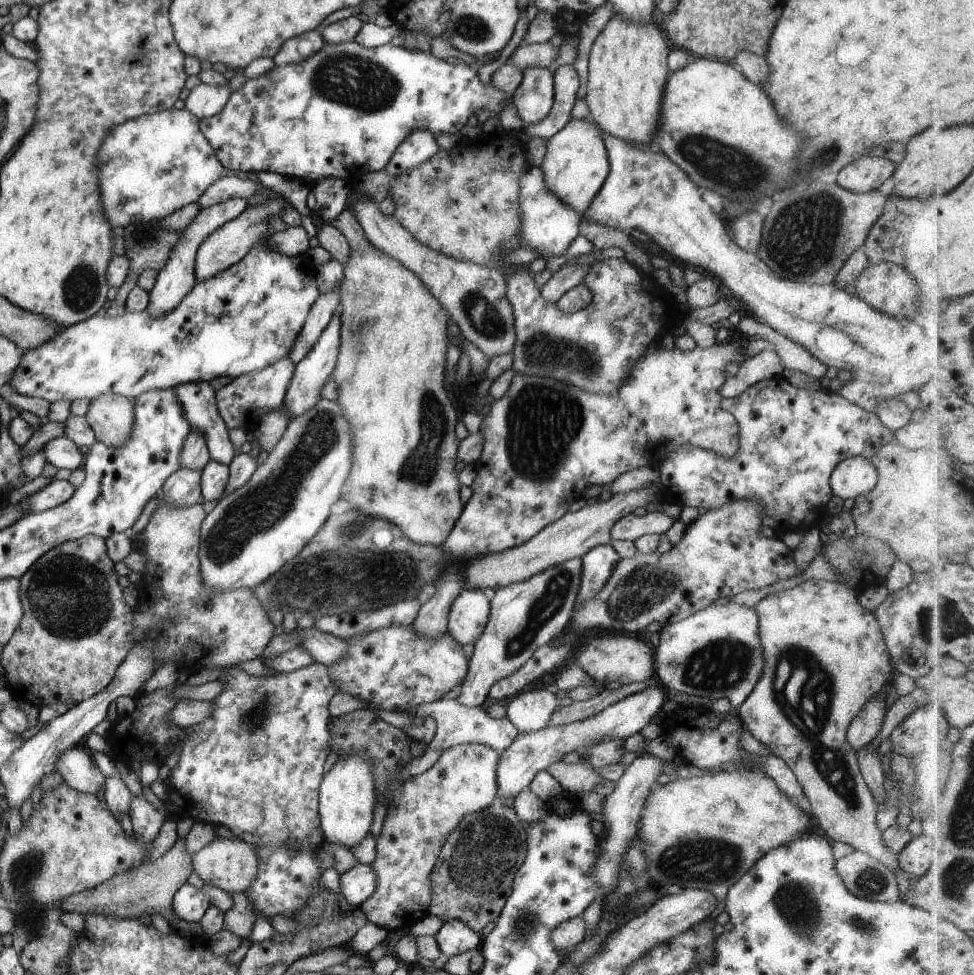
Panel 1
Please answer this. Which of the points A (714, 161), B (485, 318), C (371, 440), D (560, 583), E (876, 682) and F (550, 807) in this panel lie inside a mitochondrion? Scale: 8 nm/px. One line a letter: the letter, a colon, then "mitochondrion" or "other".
A: mitochondrion
B: mitochondrion
C: other
D: mitochondrion
E: other
F: other

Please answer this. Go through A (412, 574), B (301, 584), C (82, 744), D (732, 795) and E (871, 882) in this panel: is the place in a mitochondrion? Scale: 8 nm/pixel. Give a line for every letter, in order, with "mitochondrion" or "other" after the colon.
A: mitochondrion
B: mitochondrion
C: other
D: other
E: mitochondrion

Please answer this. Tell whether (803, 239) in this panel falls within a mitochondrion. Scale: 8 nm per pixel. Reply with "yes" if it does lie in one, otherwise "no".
yes

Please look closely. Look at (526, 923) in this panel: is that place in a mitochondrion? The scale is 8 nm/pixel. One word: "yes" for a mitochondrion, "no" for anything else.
yes

